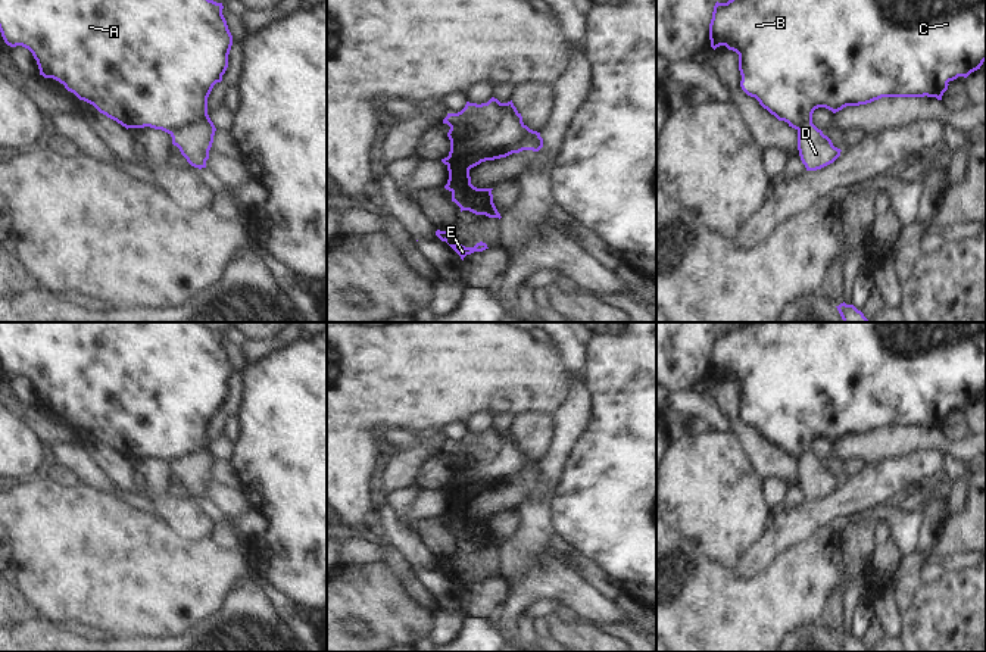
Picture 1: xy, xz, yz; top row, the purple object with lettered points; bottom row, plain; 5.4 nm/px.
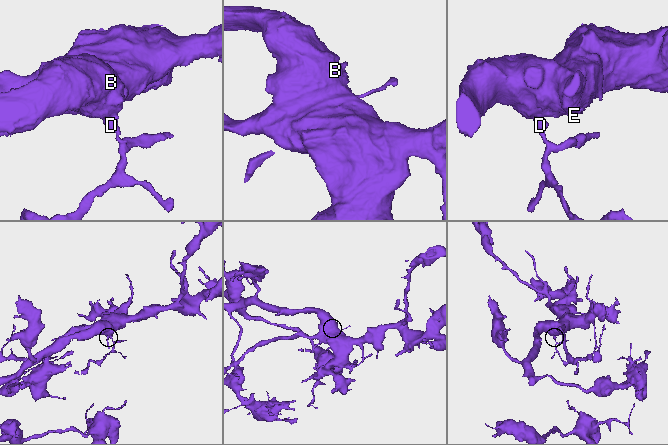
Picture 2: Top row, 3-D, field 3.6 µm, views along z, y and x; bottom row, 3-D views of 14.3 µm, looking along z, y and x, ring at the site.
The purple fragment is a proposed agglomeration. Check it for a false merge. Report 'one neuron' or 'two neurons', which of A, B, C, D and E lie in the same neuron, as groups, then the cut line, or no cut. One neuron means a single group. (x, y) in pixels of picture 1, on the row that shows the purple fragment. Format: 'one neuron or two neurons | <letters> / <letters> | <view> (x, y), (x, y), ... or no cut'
two neurons | A B C E / D | xy (209, 118), (186, 125), (171, 134)

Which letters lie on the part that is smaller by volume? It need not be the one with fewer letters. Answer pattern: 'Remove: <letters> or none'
Remove: D

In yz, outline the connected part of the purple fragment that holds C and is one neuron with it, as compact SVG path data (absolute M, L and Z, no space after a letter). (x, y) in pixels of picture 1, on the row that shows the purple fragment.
M728 0L715 3L709 24L711 47L715 50L726 46L739 54L739 71L742 75L742 90L755 97L759 104L784 121L789 127L799 130L812 122L812 113L818 107L826 107L833 113L846 106L867 104L882 97L936 97L942 100L948 90L948 82L958 77L967 78L980 69L986 60L986 0Z

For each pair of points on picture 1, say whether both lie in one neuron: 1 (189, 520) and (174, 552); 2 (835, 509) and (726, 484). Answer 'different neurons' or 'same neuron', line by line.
1: different neurons
2: different neurons

